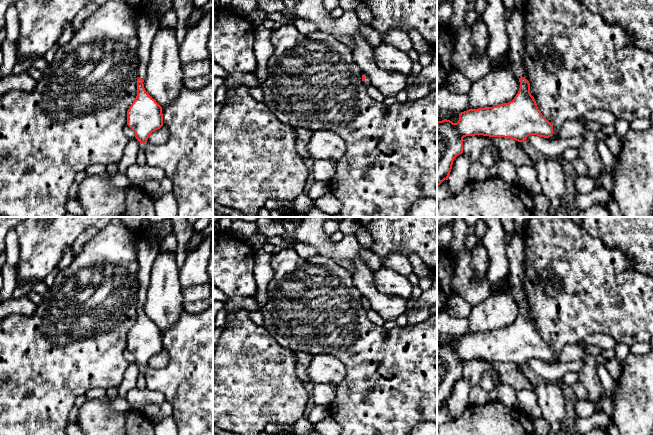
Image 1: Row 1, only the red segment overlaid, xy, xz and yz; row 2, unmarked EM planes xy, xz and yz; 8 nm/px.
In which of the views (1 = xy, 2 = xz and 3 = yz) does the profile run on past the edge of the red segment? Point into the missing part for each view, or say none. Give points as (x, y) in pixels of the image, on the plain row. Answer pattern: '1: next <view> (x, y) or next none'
1: next xy (147, 250)
2: next xz (367, 306)
3: next yz (516, 253)

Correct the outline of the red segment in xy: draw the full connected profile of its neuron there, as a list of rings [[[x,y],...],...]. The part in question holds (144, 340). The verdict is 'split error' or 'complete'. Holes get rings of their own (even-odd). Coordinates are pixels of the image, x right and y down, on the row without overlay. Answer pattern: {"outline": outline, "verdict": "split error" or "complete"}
{"outline": [[[140,238],[135,243],[139,280],[137,320],[127,335],[127,349],[135,356],[135,362],[141,368],[146,368],[151,357],[163,350],[162,331],[146,316],[143,308],[151,280],[151,268],[159,252],[159,242]]], "verdict": "split error"}

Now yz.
{"outline": [[[521,234],[512,235],[505,252],[509,261],[510,293],[519,302],[519,315],[508,327],[461,336],[457,347],[447,343],[437,345],[437,411],[448,404],[454,383],[463,377],[466,360],[504,361],[526,366],[529,359],[549,362],[553,358],[553,349],[538,333],[526,303],[523,286],[526,249]]], "verdict": "split error"}

